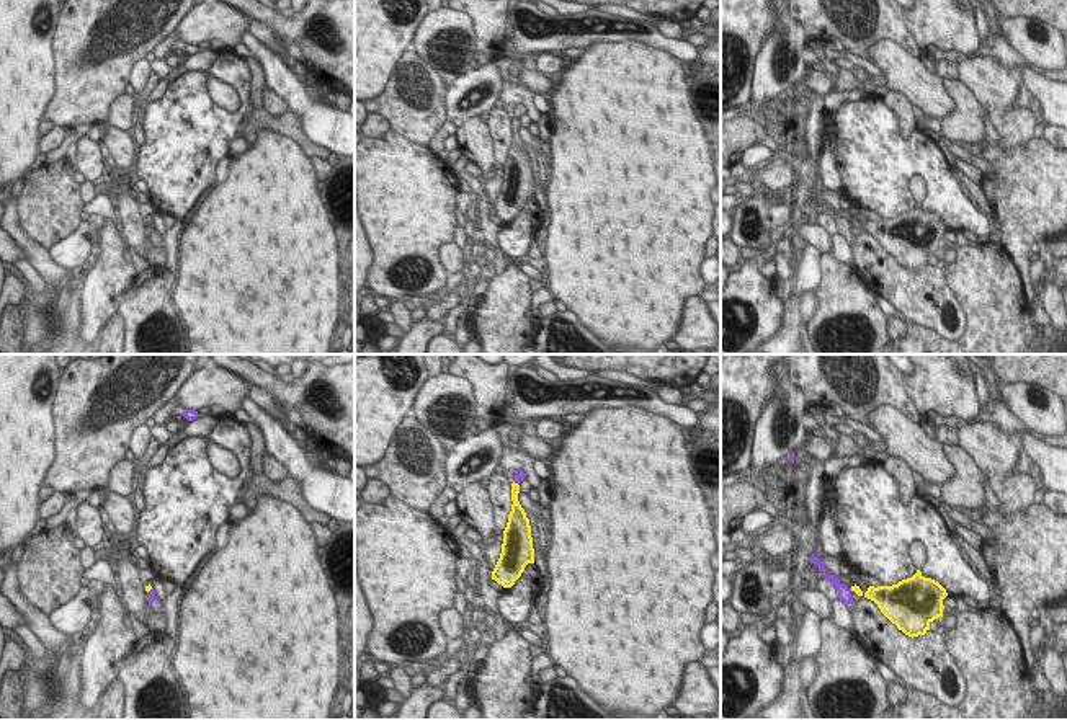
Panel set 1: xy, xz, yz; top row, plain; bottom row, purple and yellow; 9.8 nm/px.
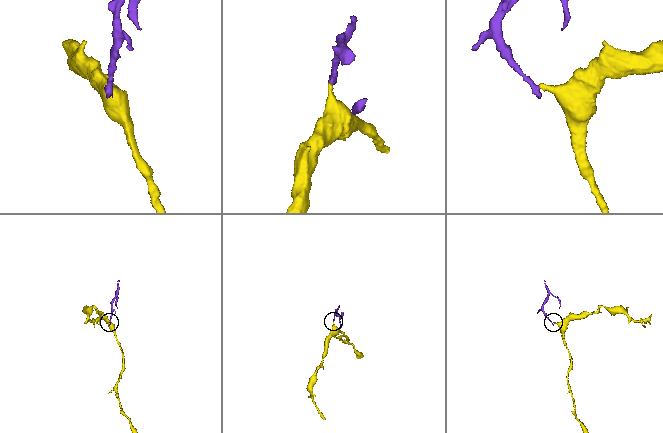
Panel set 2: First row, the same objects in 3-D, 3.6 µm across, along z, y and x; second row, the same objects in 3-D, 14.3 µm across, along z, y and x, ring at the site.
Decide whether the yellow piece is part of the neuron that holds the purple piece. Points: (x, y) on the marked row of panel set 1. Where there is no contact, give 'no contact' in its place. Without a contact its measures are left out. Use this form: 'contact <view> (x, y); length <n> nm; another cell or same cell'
contact xz (517, 482); length 80 nm; another cell

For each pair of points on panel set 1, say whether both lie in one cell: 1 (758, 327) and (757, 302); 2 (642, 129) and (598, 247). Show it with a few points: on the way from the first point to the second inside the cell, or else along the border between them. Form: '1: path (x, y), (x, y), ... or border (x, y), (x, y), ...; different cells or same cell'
1: path (758, 320), (757, 309); same cell
2: path (651, 159), (651, 177), (634, 193), (628, 217); same cell

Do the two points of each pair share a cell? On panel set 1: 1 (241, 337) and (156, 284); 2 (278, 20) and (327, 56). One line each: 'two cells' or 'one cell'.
1: two cells
2: one cell

